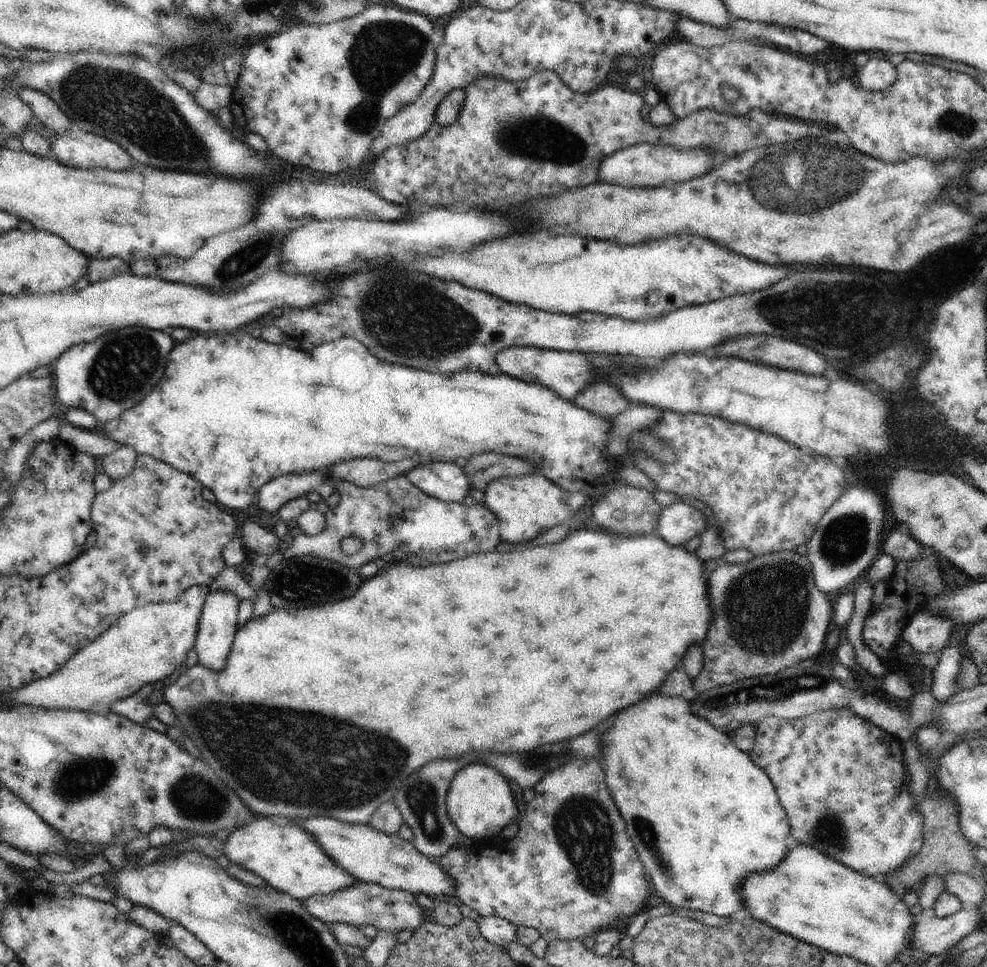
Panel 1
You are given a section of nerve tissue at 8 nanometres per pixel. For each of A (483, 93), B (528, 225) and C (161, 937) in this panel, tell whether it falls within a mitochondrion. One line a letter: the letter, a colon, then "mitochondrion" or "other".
A: mitochondrion
B: other
C: other

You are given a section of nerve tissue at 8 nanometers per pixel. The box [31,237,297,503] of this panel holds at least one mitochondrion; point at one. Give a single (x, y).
(119, 366)

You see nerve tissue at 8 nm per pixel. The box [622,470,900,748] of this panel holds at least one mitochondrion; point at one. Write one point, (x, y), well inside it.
(764, 607)

